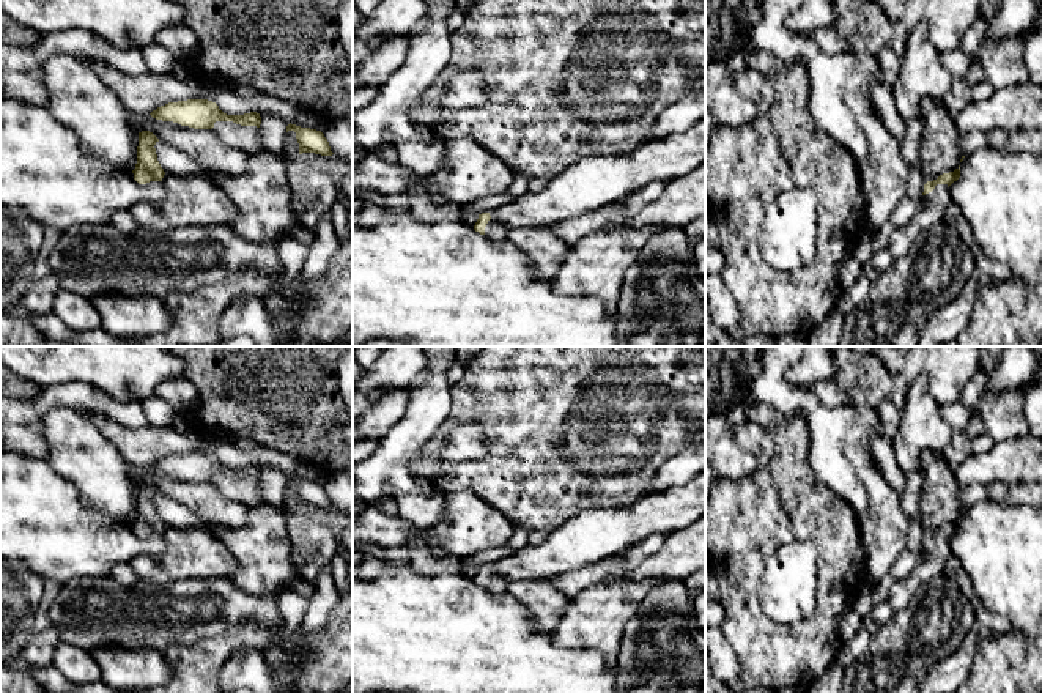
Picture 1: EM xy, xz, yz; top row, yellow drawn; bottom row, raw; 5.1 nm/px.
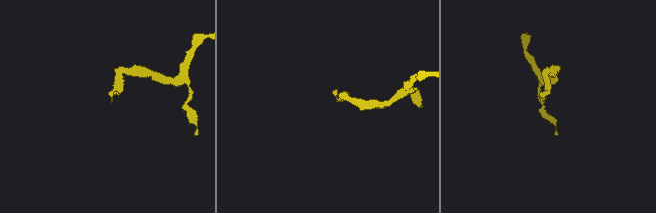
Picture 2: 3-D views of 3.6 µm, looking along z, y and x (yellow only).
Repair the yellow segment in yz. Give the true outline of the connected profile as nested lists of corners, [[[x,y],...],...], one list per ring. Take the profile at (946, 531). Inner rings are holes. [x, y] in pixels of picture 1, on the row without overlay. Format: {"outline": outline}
{"outline": [[[960,518],[954,524],[943,526],[937,532],[924,537],[922,548],[927,558],[889,589],[888,603],[894,613],[905,610],[921,586],[944,572],[951,556],[949,539],[959,531]]]}

